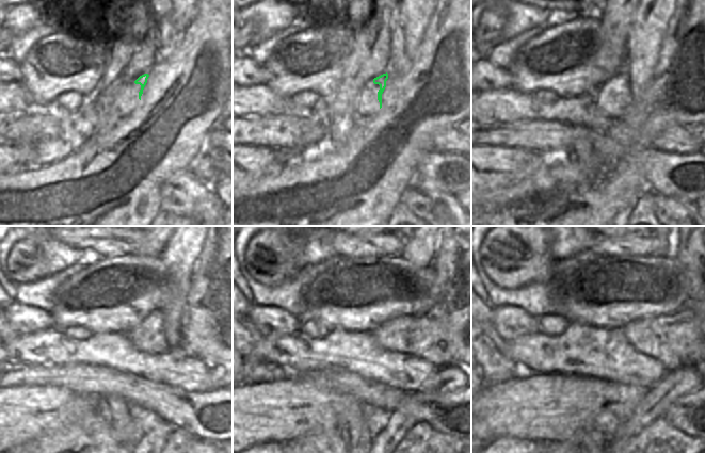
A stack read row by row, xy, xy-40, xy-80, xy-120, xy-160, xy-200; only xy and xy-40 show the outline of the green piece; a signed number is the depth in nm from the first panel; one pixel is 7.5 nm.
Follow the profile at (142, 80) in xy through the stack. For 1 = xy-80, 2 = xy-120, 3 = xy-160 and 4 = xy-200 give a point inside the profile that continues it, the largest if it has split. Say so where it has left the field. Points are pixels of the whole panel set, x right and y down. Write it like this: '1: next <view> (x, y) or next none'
1: next xy-80 (622, 81)
2: next xy-120 (151, 335)
3: next xy-160 (432, 340)
4: next xy-200 (675, 340)

